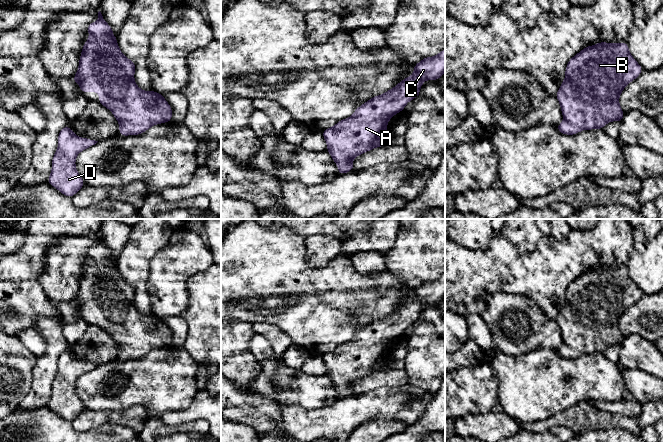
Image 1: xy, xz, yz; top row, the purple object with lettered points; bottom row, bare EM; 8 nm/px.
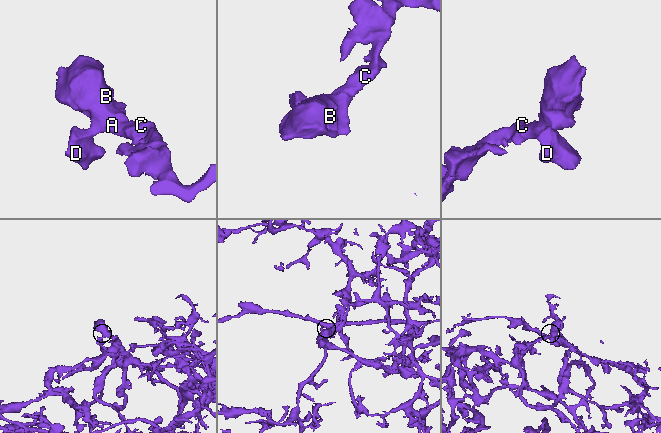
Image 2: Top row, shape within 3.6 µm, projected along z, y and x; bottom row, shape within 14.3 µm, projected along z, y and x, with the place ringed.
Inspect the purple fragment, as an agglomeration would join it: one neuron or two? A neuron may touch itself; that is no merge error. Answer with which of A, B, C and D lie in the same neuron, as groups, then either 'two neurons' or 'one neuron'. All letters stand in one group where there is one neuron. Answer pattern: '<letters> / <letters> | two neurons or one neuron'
A B C D | one neuron

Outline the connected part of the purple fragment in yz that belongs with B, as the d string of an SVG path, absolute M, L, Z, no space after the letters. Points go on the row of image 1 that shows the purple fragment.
M599 42L582 49L568 61L565 79L555 95L564 117L556 129L562 134L575 135L582 130L603 129L608 122L621 122L625 113L620 108L619 96L642 71L627 42Z

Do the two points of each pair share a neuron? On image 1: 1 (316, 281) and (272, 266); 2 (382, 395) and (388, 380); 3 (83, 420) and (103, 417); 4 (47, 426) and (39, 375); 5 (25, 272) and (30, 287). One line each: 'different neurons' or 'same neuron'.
1: same neuron
2: different neurons
3: same neuron
4: different neurons
5: different neurons

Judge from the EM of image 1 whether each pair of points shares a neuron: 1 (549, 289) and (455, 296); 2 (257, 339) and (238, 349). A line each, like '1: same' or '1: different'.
1: same
2: different

